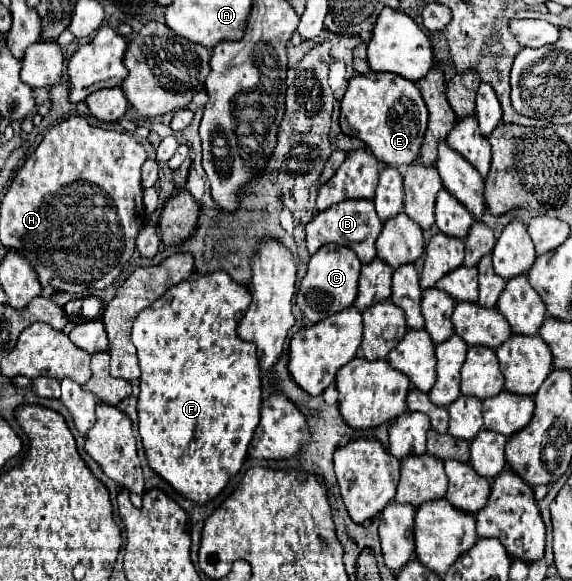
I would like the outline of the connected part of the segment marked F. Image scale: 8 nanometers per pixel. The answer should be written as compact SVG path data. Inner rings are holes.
M214 271L214 273L206 273L206 275L198 275L198 277L190 277L174 287L170 287L160 299L156 299L150 307L146 307L144 311L138 313L134 327L132 327L132 343L138 349L138 361L140 361L140 395L138 395L138 433L142 437L142 445L146 451L146 459L148 465L162 477L166 479L174 491L178 491L182 497L194 501L194 503L206 503L212 497L216 497L224 485L232 479L232 475L236 475L246 459L248 453L248 445L250 439L254 435L254 429L258 427L260 421L260 403L262 403L262 383L260 383L260 367L256 361L256 345L242 341L236 335L236 325L238 319L242 319L244 311L248 309L252 301L250 289L232 281L232 277L226 271Z

